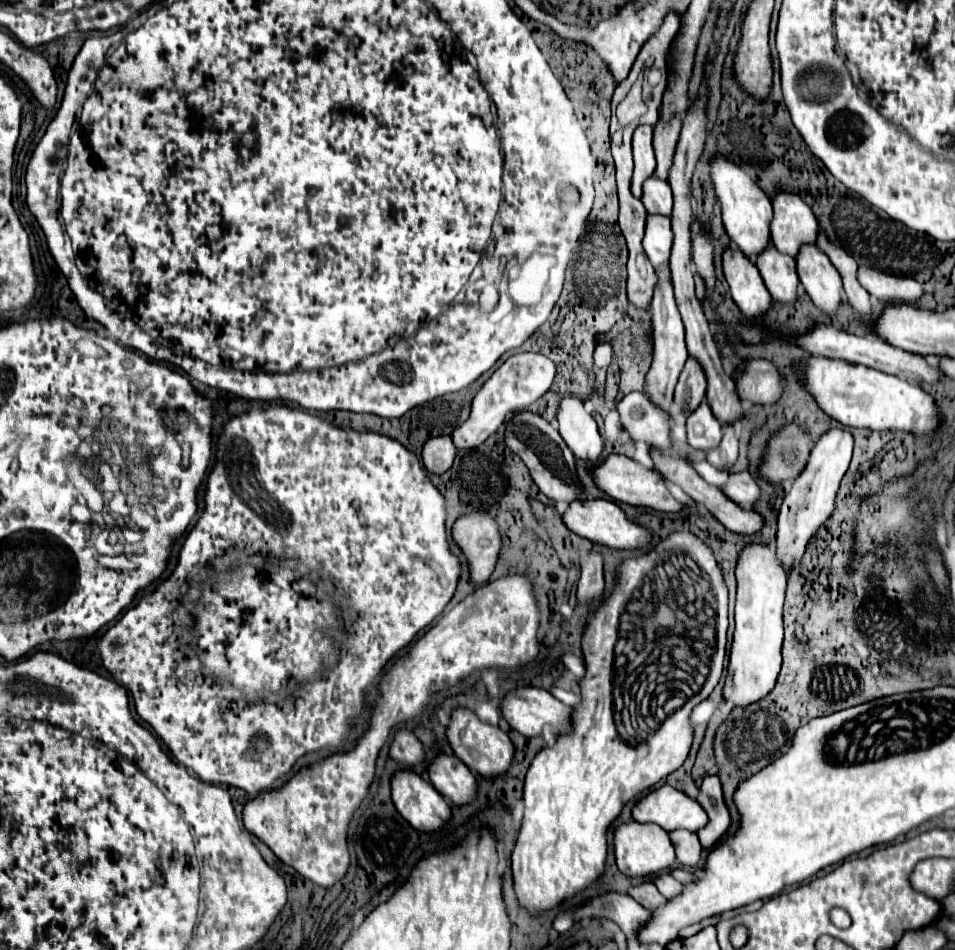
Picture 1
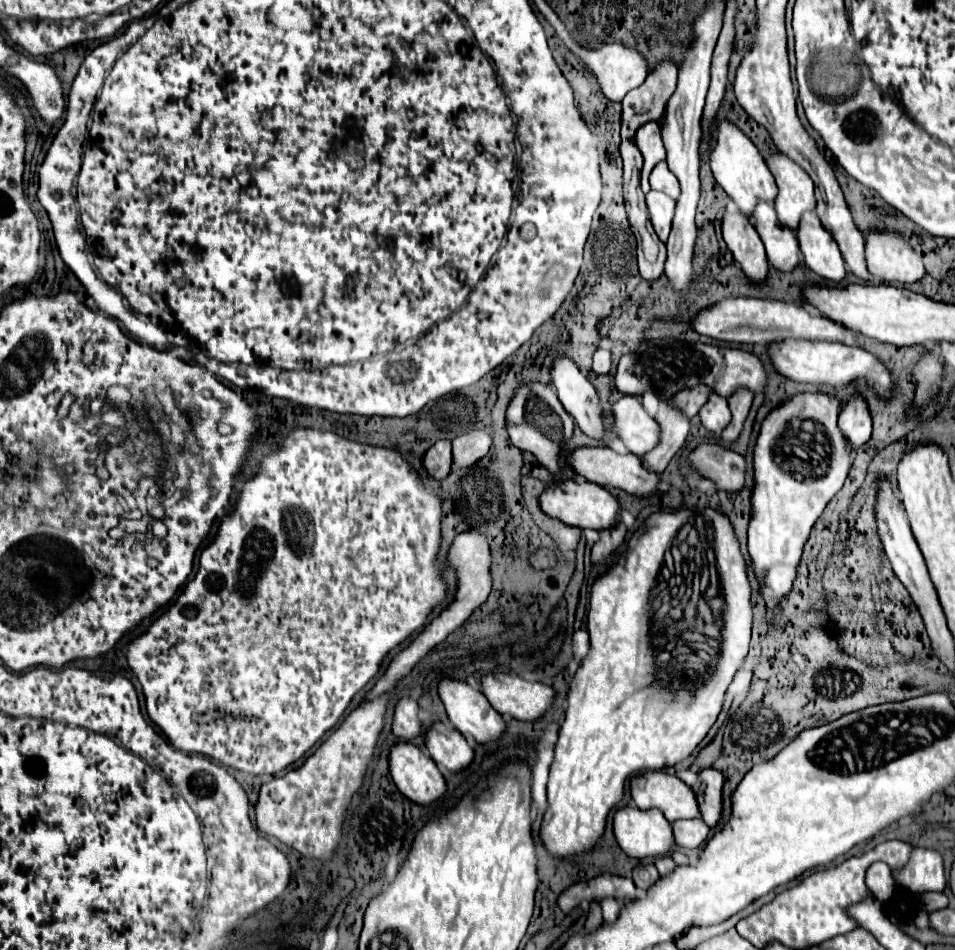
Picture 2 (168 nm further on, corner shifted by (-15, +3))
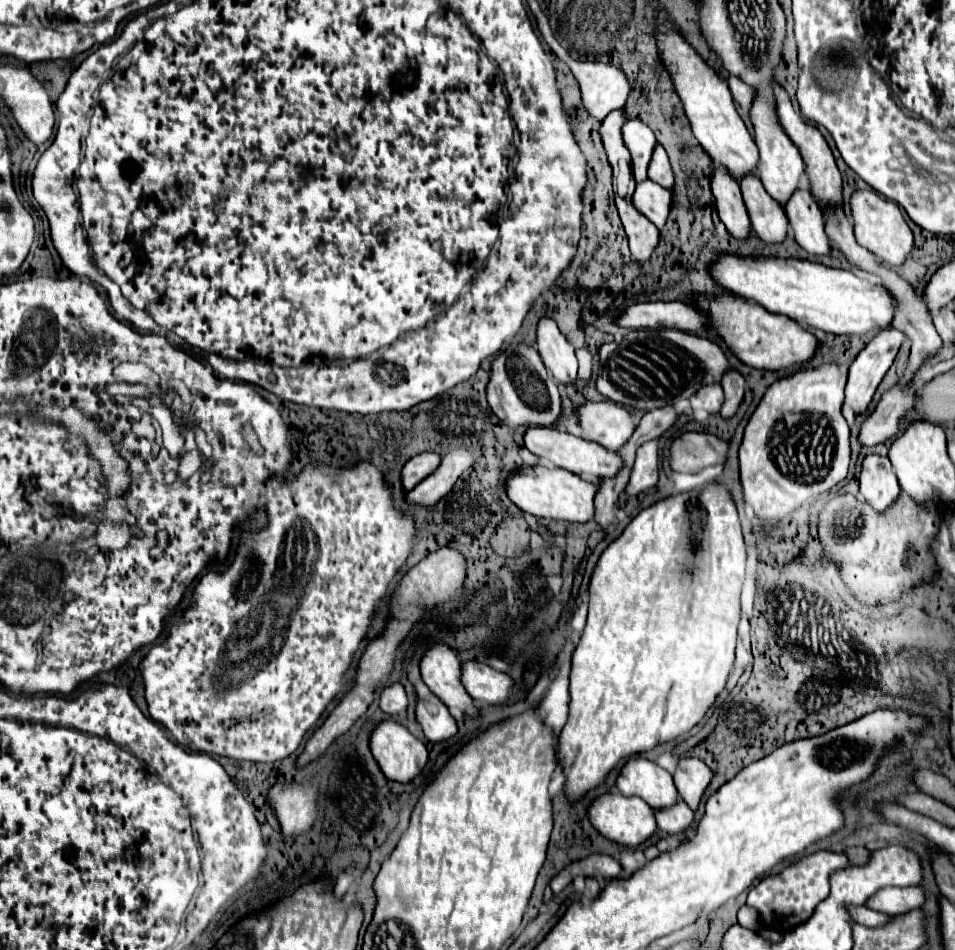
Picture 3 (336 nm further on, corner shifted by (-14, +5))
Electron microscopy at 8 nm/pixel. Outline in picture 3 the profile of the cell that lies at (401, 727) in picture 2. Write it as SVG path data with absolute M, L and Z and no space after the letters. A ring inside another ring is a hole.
M395 683L395 685L389 685L383 689L381 693L381 711L387 713L389 717L395 717L399 715L403 709L407 709L409 701L407 701L407 693L403 689L401 683Z

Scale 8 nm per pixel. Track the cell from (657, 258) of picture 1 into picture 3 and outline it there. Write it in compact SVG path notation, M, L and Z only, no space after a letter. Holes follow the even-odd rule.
M643 181L637 183L635 195L633 195L633 205L657 227L663 229L665 221L669 217L671 211L671 201L673 195L669 189L663 189L661 185L653 183L653 181Z

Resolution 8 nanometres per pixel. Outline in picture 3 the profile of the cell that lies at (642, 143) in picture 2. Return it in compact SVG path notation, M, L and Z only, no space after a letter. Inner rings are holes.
M631 119L623 125L623 141L627 149L631 151L631 163L633 163L633 175L635 181L641 183L647 179L647 167L651 161L651 151L655 151L655 133L639 119Z

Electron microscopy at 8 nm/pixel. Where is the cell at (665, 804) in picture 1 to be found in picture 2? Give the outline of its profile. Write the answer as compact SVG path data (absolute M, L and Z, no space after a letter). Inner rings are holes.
M646 771L632 777L630 795L640 809L656 807L670 823L700 817L694 791L684 781L664 771Z

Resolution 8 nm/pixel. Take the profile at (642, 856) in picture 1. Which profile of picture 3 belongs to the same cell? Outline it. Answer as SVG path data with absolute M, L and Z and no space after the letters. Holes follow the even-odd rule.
M617 793L601 795L589 809L589 819L599 829L601 835L607 839L625 845L625 847L639 847L647 839L651 839L657 833L657 823L655 823L655 811L639 797L623 797Z

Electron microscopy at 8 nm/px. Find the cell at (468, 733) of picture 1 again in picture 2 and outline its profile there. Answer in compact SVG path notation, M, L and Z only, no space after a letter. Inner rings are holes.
M444 677L440 683L438 683L438 695L446 707L446 713L448 713L448 719L450 723L462 733L468 737L472 737L476 743L486 743L486 741L494 741L498 739L502 733L504 733L504 719L500 713L496 713L492 709L492 705L486 701L486 697L472 689L466 681L460 681L460 679L452 679L452 677Z

